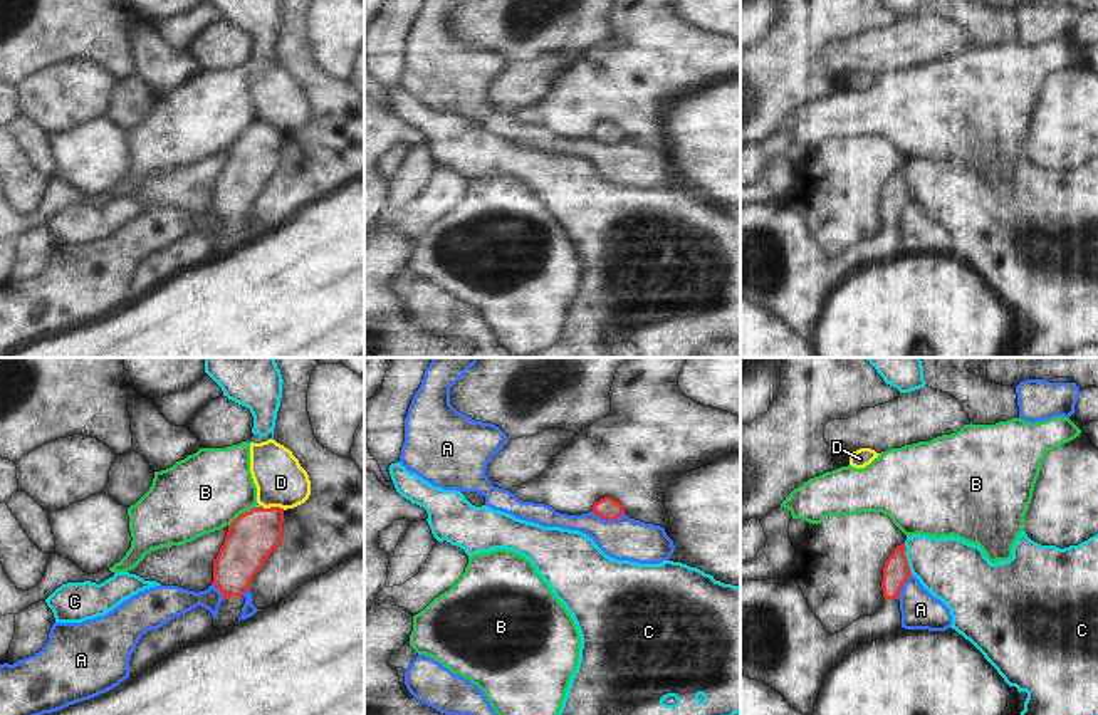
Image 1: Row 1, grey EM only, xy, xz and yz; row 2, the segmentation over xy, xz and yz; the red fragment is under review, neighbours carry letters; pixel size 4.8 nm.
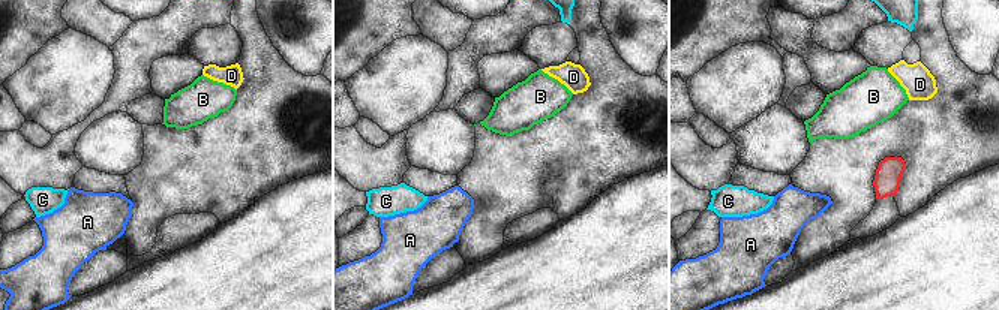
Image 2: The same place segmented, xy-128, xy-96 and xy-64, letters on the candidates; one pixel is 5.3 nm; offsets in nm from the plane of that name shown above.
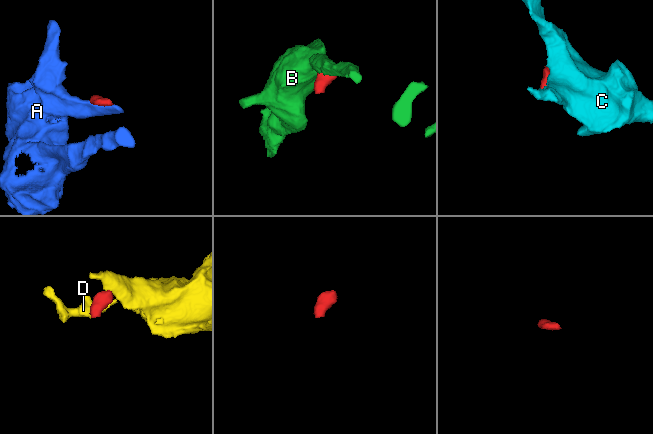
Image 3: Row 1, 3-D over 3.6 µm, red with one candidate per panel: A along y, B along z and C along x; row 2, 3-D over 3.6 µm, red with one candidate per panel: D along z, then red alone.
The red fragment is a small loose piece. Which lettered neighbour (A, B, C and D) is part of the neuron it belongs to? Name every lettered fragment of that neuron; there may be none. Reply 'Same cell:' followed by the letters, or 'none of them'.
Same cell: none of them

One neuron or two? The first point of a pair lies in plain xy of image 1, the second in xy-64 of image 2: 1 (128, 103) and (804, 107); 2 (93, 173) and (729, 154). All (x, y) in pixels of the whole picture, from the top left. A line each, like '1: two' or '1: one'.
1: one
2: two

